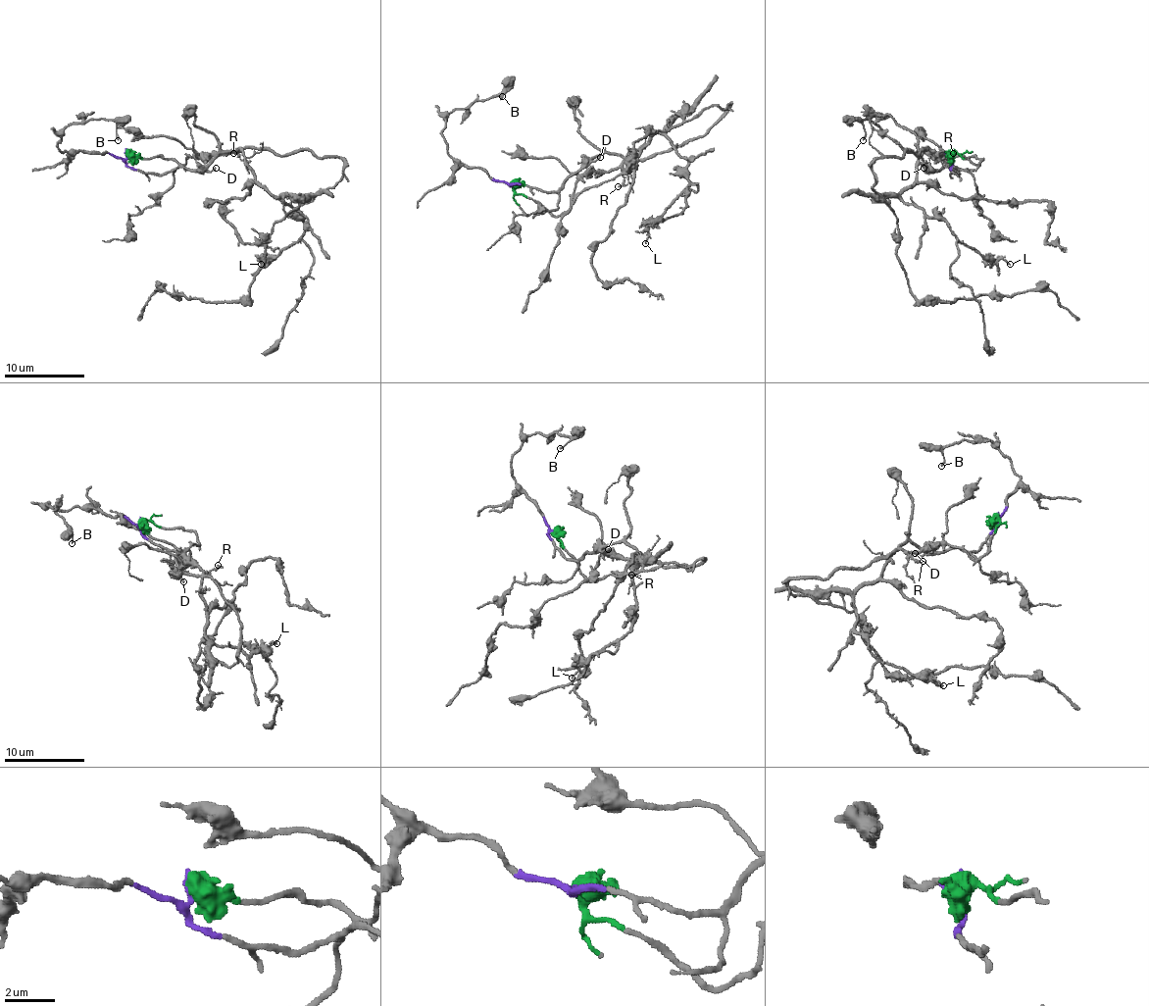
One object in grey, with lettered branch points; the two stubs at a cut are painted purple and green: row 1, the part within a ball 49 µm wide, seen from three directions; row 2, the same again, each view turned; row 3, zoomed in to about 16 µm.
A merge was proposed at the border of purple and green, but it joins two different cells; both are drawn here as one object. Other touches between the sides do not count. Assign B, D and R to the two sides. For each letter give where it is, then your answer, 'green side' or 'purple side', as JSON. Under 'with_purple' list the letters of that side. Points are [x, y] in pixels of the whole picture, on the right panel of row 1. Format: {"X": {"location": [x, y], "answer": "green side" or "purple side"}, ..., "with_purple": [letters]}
{"B": {"location": [863, 140], "answer": "purple side"}, "D": {"location": [924, 168], "answer": "purple side"}, "R": {"location": [953, 153], "answer": "green side"}, "with_purple": ["B", "D"]}

